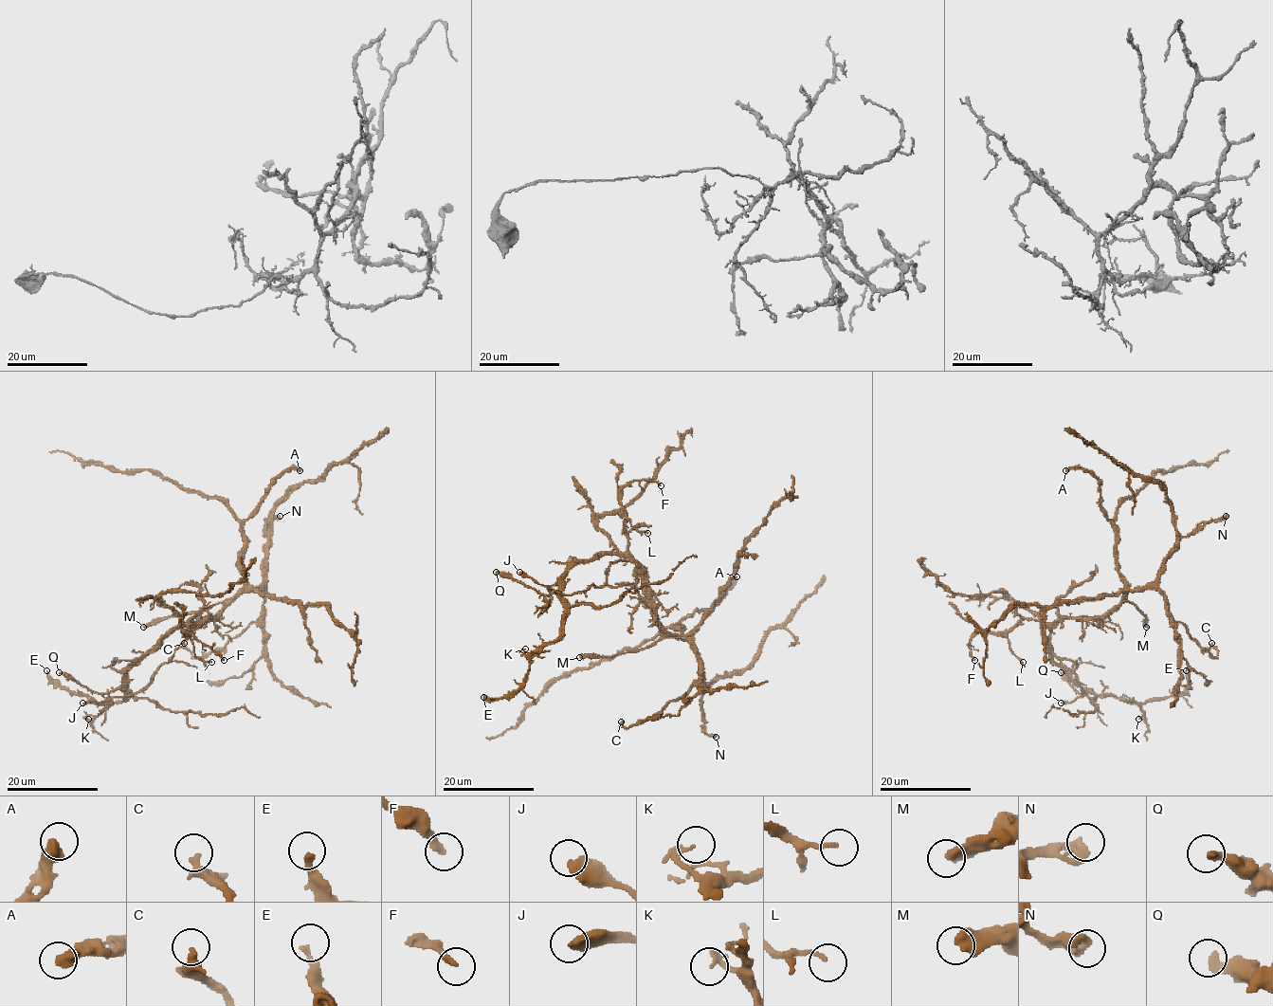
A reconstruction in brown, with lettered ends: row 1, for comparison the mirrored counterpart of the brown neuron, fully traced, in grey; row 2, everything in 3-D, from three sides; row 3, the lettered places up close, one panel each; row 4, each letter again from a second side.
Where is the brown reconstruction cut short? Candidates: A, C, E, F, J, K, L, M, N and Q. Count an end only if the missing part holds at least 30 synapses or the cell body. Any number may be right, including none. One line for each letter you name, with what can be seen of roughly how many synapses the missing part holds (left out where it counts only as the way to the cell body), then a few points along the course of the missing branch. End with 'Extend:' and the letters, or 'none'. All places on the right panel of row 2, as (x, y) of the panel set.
J: Course of what is missing: (1061, 703), (1044, 729), (1035, 728), (1040, 722), (1075, 708), (1093, 723), (1120, 727), (1191, 775), (1201, 777)
Extend: J

